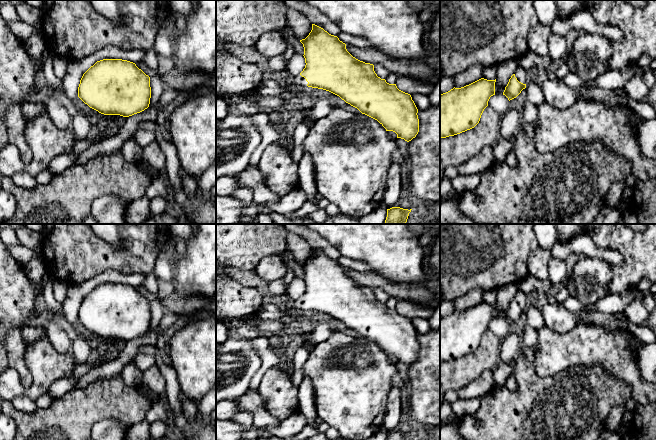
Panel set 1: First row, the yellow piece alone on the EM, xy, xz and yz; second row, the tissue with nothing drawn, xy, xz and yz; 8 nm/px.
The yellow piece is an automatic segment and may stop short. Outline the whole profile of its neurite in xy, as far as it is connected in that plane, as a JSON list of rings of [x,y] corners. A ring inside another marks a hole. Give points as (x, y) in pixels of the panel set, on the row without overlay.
[[[103,283],[97,285],[83,298],[78,311],[78,321],[101,338],[129,341],[149,331],[150,301],[133,286],[122,283]]]

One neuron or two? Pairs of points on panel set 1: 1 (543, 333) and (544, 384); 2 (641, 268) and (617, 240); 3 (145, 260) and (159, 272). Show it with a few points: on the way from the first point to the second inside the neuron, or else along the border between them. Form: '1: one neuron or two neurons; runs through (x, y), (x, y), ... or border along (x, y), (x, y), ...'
1: two neurons; border along (533, 358), (541, 376), (566, 368)
2: one neuron; runs through (639, 261), (624, 246)
3: two neurons; border along (163, 246), (152, 272)

